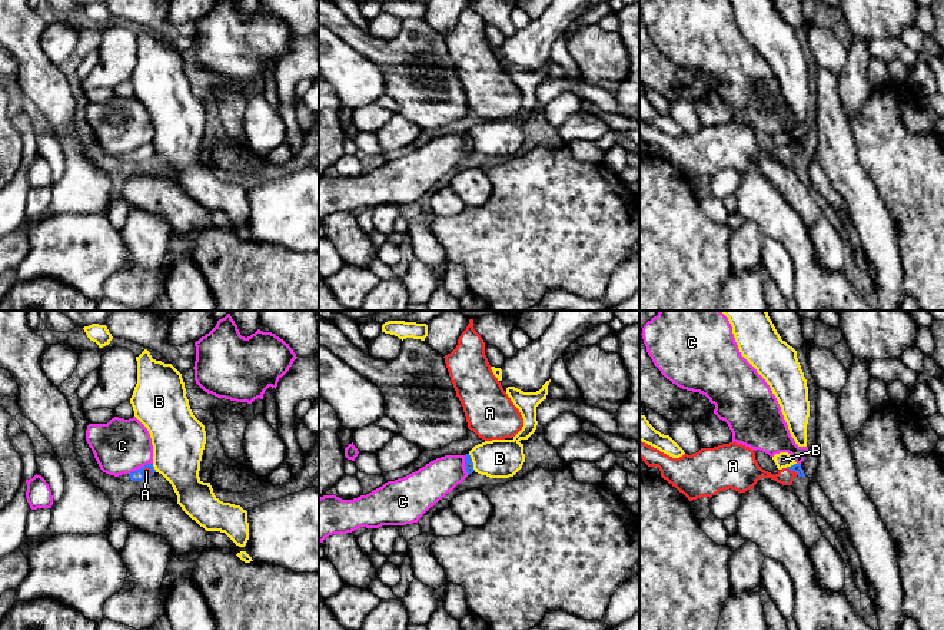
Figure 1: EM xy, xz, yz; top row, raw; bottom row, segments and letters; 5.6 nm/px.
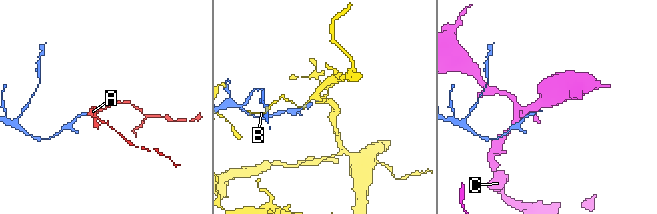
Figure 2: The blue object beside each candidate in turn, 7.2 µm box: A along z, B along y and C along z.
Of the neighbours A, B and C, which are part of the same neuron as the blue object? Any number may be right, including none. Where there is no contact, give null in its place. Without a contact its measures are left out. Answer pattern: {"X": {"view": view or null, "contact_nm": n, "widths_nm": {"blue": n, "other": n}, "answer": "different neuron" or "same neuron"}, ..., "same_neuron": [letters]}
{"A": {"view": "yz", "contact_nm": 80, "widths_nm": {"blue": 50, "other": 140}, "answer": "same neuron"}, "B": {"view": "xz", "contact_nm": 100, "widths_nm": {"blue": 50, "other": 220}, "answer": "different neuron"}, "C": {"view": "xy", "contact_nm": 150, "widths_nm": {"blue": 60, "other": 300}, "answer": "different neuron"}, "same_neuron": ["A"]}

